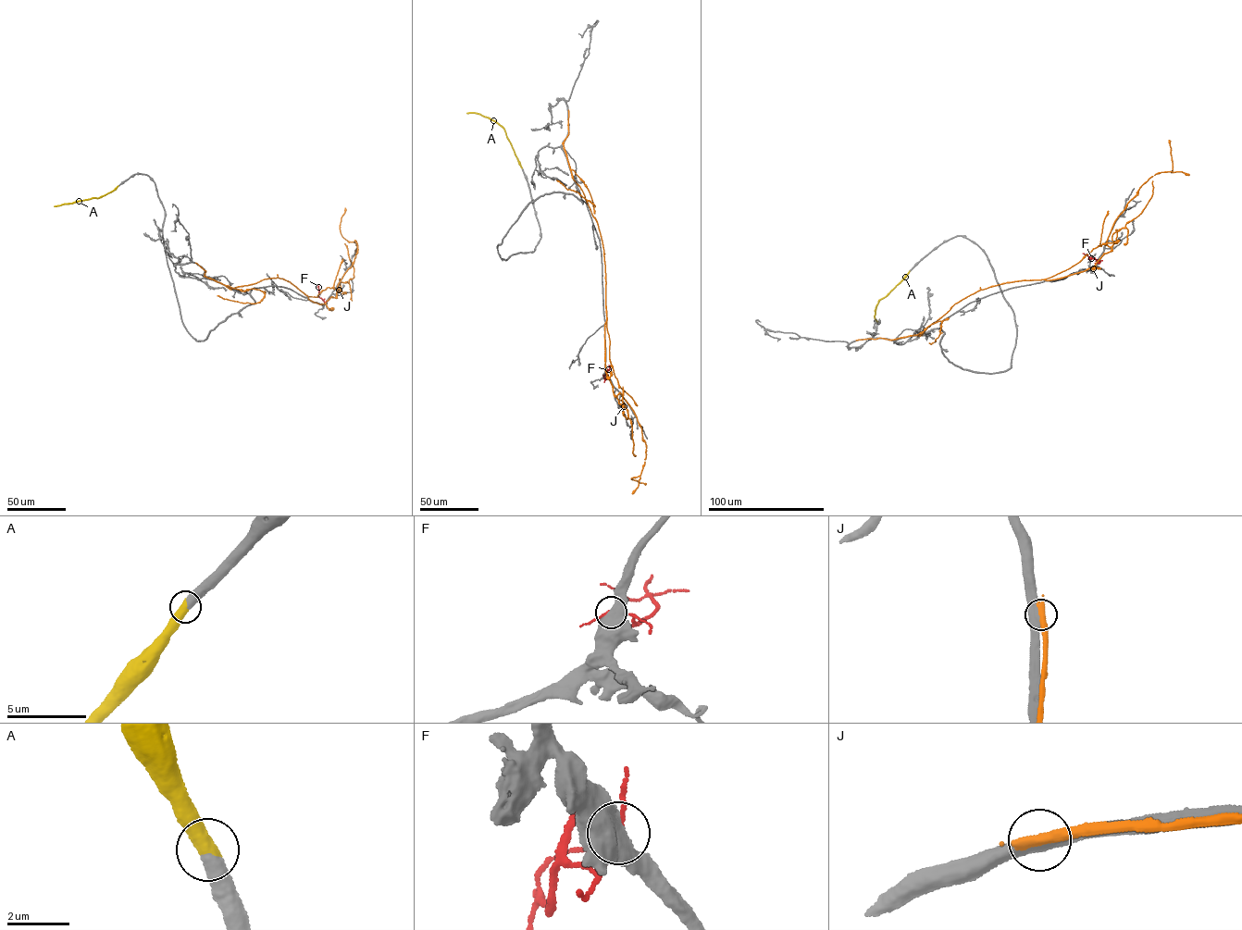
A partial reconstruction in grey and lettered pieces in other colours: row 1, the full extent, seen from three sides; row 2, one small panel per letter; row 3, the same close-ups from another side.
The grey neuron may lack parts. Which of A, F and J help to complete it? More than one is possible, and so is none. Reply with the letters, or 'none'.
A

